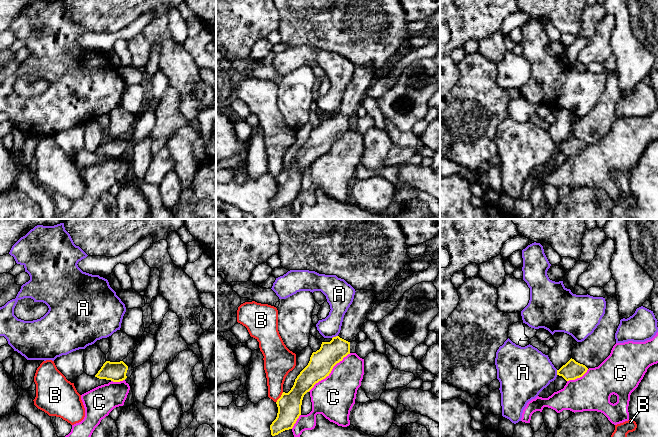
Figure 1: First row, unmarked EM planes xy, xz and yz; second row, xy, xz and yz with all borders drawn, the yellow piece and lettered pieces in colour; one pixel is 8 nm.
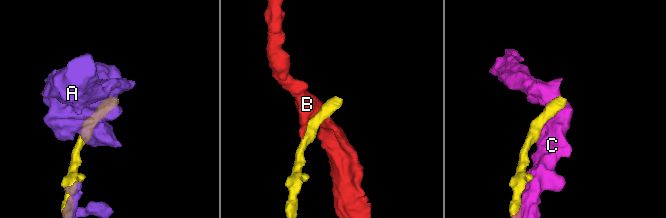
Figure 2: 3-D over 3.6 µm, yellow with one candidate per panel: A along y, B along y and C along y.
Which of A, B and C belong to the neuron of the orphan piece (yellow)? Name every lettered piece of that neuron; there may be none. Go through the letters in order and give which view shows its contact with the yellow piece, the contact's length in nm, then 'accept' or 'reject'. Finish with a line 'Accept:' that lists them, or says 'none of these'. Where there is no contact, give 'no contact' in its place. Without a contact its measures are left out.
A: meets yellow in xz; contact 50 nm long; reject
B: meets yellow in xz; contact 110 nm long; reject
C: meets yellow in xz; contact 460 nm long; reject
Accept: none of these

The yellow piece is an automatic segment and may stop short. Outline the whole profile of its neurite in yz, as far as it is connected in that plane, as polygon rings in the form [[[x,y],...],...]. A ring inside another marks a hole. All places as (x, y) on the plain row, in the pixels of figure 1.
[[[570,135],[565,141],[557,146],[557,151],[562,152],[566,157],[575,156],[582,153],[588,144],[576,138],[574,135]]]

